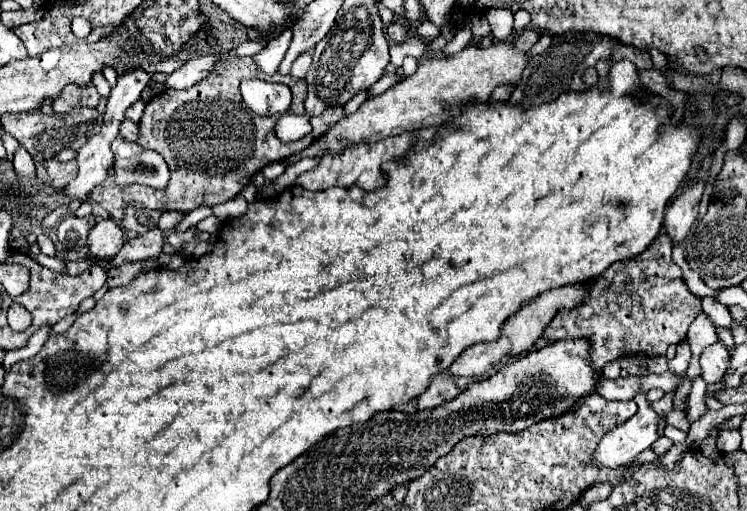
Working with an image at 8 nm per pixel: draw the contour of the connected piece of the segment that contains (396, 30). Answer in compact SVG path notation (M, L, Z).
M393 22L389 28L387 28L387 38L395 44L401 44L405 38L407 38L407 28L401 24L401 22Z

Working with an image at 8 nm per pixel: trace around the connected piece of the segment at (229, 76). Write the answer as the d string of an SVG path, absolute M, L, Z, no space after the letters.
M231 58L227 64L217 64L205 80L187 90L167 88L147 102L145 114L139 122L139 144L143 148L163 154L169 164L171 180L167 188L155 190L139 184L119 188L109 178L101 188L93 190L91 200L99 202L115 222L121 222L123 208L129 202L137 202L159 212L191 212L203 204L221 204L241 194L241 190L261 168L265 168L271 162L287 160L289 156L305 150L319 136L323 136L323 132L327 132L331 124L335 124L343 116L343 108L327 108L327 112L323 112L321 116L311 118L313 130L307 136L295 142L283 142L275 136L275 116L257 116L253 110L245 106L245 102L241 102L239 84L243 78L285 82L293 92L293 102L303 102L307 96L305 80L289 80L289 76L281 74L273 74L269 78L263 72L259 72L251 58Z

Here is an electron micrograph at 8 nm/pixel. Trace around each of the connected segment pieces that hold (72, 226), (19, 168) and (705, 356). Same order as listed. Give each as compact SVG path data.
M93 214L85 216L85 218L67 216L57 226L57 238L59 238L59 242L65 244L67 250L81 250L87 246L87 236L93 226L95 226Z
M21 146L15 152L13 168L15 168L15 174L17 174L19 180L31 180L31 178L35 178L35 164L33 164L29 152L25 148L21 148Z
M721 342L707 346L701 354L701 378L707 384L723 382L723 376L727 374L727 368L729 368L729 360L731 356Z

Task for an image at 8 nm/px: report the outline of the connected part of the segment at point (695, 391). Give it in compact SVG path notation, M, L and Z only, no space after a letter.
M697 378L693 382L693 388L691 388L691 394L689 394L689 400L687 400L687 410L685 410L685 416L687 416L689 424L699 420L707 412L705 392L707 392L707 384L701 378Z

